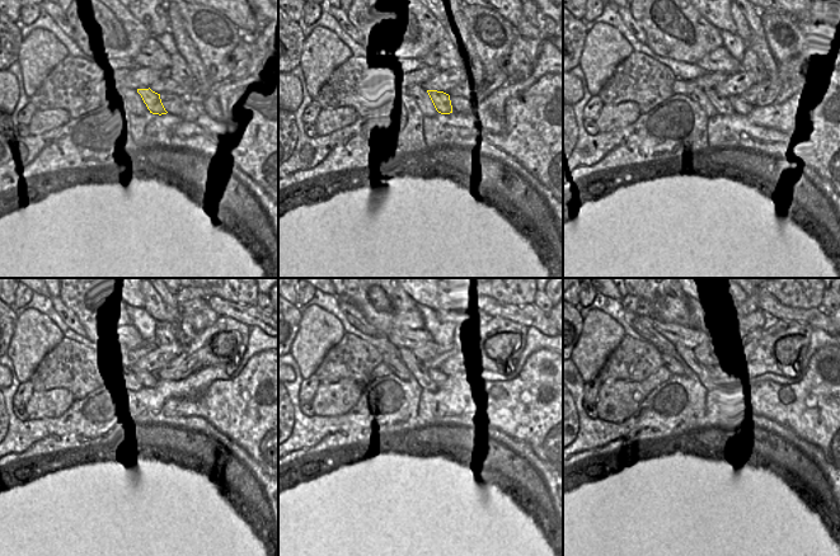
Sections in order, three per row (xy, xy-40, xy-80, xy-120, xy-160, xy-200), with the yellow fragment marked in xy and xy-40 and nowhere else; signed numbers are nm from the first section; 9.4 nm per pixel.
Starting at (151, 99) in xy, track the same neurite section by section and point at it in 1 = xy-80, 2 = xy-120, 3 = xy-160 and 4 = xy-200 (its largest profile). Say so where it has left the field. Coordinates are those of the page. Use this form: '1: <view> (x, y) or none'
1: xy-80 (722, 104)
2: xy-120 (146, 378)
3: xy-160 (435, 375)
4: xy-200 (721, 376)

